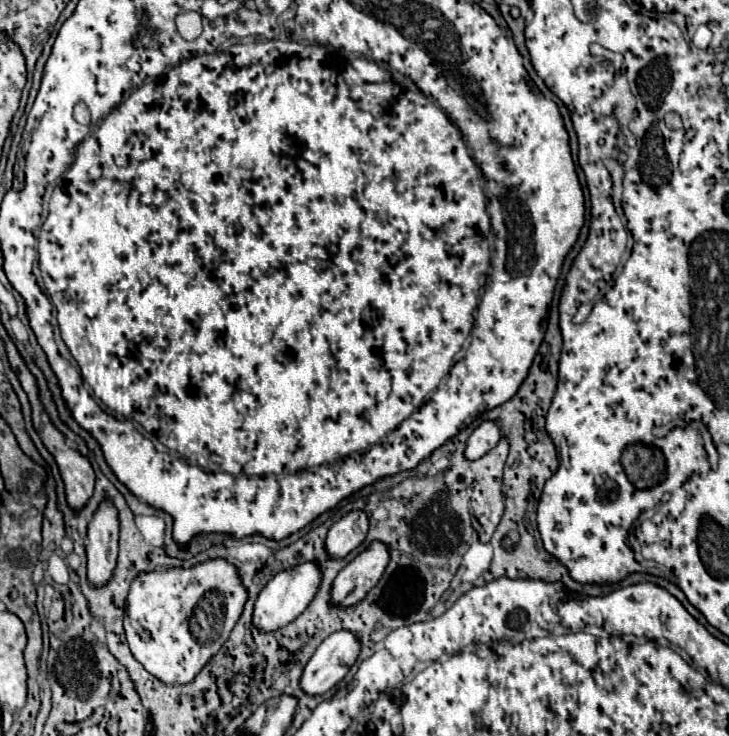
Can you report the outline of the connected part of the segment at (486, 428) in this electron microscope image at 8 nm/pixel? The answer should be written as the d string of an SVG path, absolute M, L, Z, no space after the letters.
M483 421L469 437L465 447L467 459L479 459L487 451L491 451L501 439L501 427L497 421Z

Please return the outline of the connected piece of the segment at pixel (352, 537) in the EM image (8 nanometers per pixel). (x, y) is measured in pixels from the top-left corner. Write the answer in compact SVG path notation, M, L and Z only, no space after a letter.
M351 511L331 525L325 541L325 549L333 559L349 555L357 545L363 543L369 529L365 511Z

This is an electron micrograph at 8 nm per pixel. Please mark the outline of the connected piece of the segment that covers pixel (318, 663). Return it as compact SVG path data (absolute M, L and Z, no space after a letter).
M351 631L331 633L317 647L317 651L313 653L303 671L301 677L303 691L309 695L327 693L347 675L351 665L357 661L359 651L361 643L357 635L353 635Z

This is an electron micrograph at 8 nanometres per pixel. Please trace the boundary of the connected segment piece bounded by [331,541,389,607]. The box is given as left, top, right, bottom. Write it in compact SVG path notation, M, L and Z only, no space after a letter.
M373 541L335 577L331 589L333 605L351 607L363 601L365 595L381 579L387 565L389 565L389 547L385 547L385 543L381 541Z

